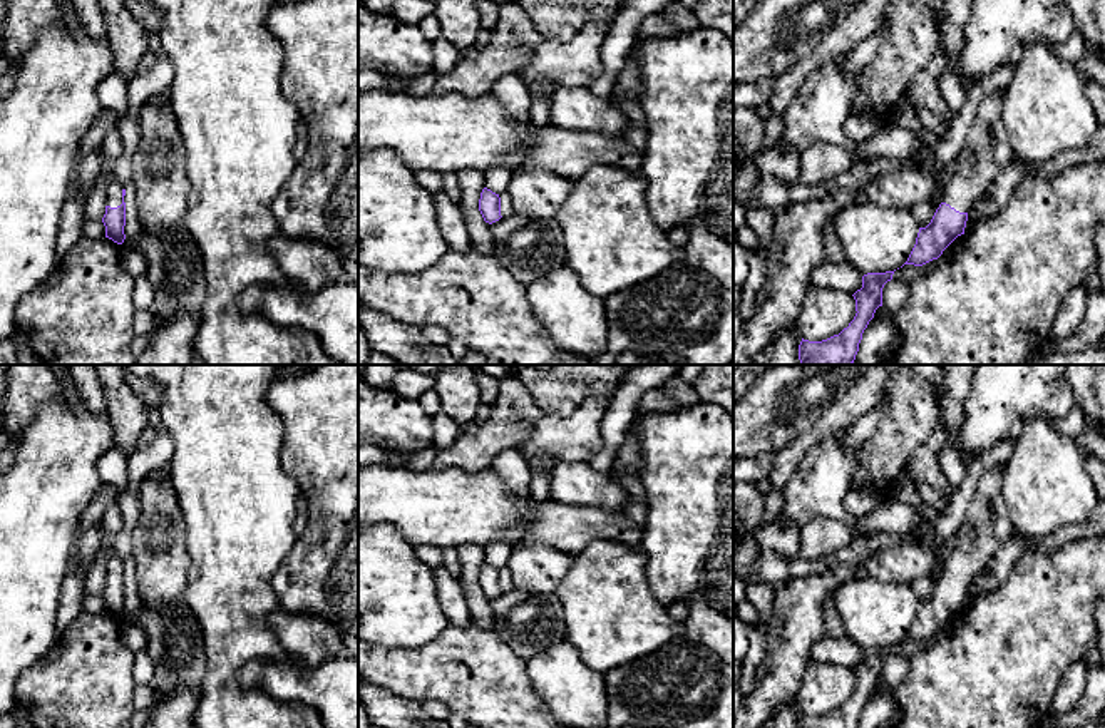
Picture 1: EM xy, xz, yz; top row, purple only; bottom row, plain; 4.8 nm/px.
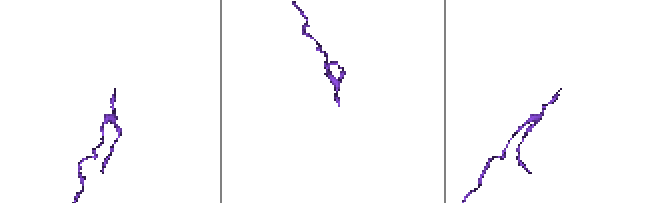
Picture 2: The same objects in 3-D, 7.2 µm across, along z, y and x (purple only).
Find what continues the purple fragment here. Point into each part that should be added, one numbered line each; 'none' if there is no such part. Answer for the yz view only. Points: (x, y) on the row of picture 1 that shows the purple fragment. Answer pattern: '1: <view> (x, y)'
1: yz (986, 151)

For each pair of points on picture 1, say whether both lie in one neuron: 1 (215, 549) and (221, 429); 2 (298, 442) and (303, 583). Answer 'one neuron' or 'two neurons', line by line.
1: one neuron
2: one neuron

